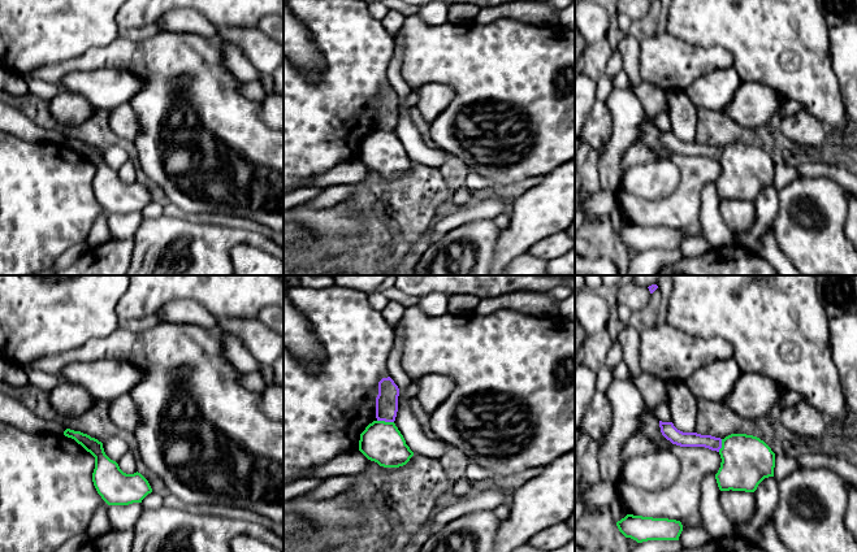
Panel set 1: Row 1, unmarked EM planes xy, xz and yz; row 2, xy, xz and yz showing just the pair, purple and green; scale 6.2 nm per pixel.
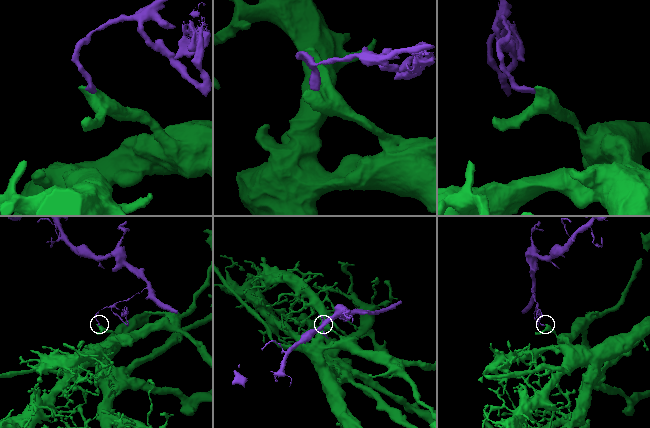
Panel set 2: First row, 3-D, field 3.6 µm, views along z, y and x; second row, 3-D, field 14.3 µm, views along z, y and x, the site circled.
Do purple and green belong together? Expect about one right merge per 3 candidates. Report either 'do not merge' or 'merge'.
do not merge

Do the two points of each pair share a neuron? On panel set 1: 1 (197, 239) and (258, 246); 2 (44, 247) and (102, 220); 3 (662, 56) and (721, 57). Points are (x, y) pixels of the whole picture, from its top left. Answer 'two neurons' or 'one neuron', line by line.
1: one neuron
2: two neurons
3: one neuron

